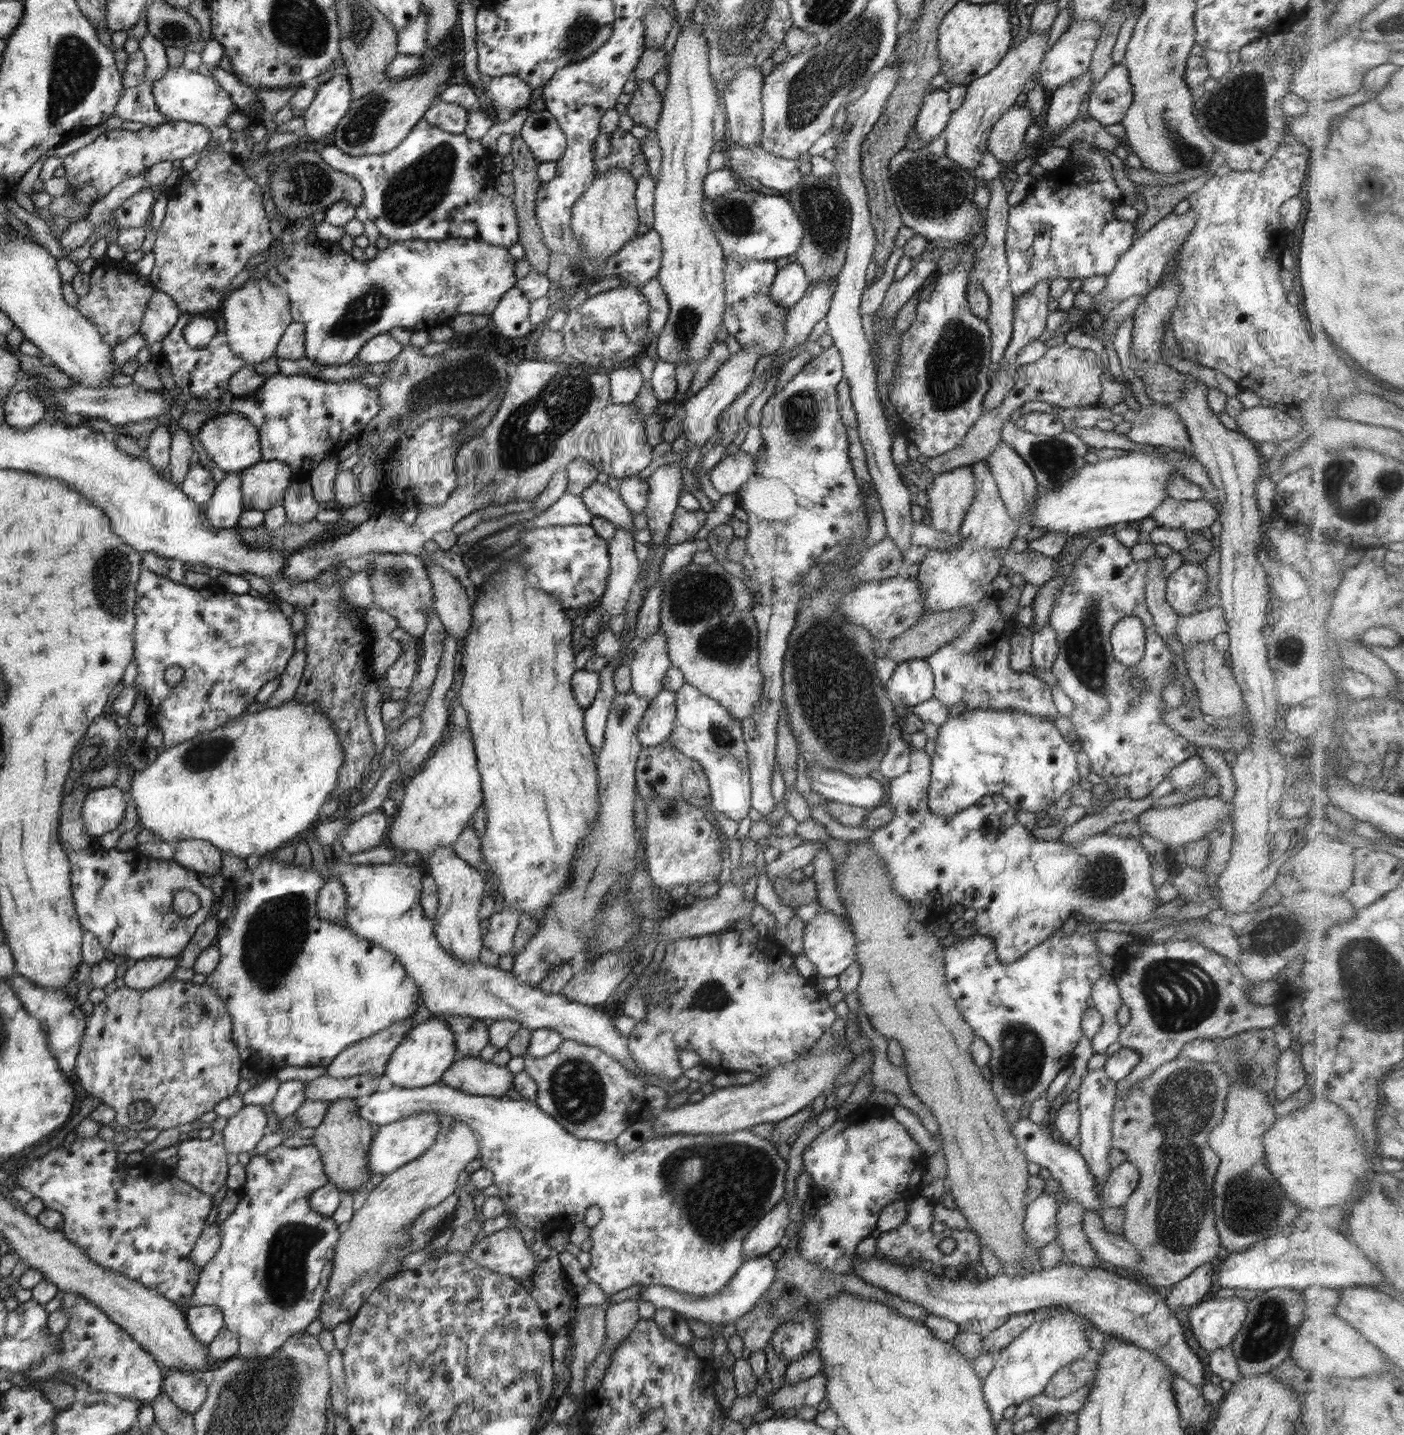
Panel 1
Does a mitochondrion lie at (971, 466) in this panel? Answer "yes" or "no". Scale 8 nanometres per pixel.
no

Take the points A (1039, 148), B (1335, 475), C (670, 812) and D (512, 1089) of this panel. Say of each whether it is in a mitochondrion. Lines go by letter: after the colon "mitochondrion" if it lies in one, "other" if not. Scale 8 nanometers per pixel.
A: other
B: mitochondrion
C: mitochondrion
D: other

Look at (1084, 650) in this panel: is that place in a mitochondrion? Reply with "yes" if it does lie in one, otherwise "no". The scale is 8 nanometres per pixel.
yes

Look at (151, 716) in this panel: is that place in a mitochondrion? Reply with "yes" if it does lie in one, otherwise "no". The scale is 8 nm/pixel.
no

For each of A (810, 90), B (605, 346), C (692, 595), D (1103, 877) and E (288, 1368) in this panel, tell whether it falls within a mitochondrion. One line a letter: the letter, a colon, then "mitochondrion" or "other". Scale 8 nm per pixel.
A: mitochondrion
B: mitochondrion
C: mitochondrion
D: mitochondrion
E: mitochondrion

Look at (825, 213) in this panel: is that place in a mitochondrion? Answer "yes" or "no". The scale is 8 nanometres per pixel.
yes

